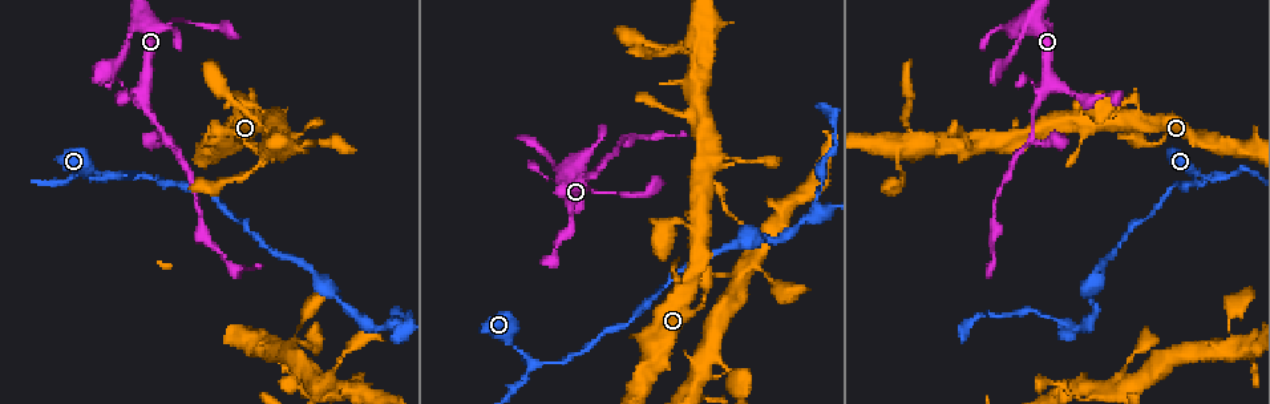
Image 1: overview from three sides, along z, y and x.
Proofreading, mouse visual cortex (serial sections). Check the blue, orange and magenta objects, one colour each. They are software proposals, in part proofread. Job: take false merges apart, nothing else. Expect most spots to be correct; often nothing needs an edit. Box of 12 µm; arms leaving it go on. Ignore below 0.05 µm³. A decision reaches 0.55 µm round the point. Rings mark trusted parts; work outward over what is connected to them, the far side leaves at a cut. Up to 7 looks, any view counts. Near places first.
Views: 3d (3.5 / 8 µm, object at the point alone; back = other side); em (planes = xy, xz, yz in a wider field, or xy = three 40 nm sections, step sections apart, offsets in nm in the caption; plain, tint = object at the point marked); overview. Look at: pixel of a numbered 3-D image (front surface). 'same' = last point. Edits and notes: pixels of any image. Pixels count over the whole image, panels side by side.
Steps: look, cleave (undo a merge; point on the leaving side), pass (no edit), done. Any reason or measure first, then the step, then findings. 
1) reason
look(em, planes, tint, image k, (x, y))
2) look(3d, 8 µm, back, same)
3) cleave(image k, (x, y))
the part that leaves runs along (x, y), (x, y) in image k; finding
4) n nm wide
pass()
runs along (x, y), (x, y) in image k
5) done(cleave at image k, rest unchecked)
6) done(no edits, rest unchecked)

three arms meet
look(3d, 3.5 µm, image 1, (1034, 140))

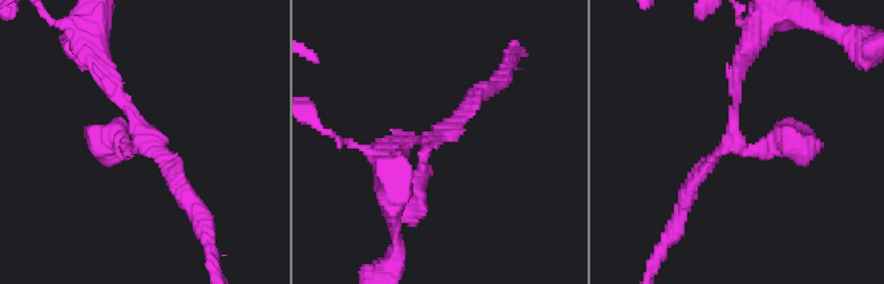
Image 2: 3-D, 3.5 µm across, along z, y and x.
3 arms; arms of 150, 200, 300 nm; now the EM
look(em, xy, step 5, tint, image 2, (137, 133))

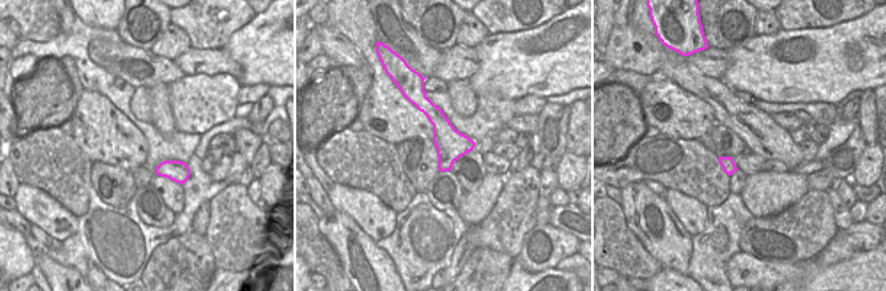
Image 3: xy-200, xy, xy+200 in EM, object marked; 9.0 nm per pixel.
look(em, planes, tint, same)

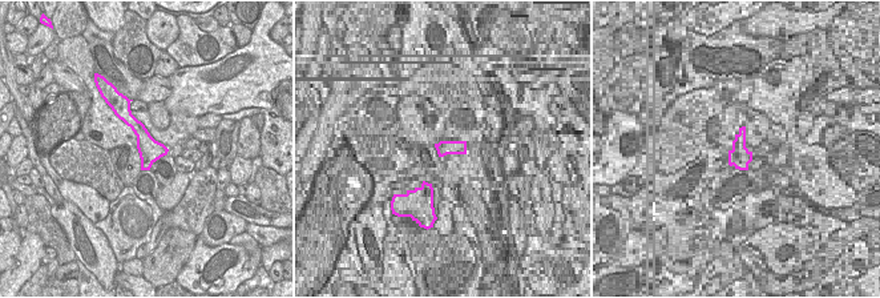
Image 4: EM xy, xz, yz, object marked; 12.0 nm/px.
pass()
runs along (95, 63), (188, 197) in image 2; continuous, no second cell

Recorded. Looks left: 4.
a fork
look(3d, 3.5 µm, image 1, (1218, 177))

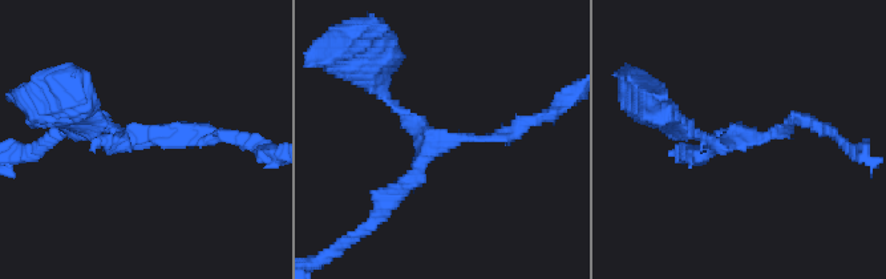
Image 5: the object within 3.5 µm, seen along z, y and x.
look(em, xy, step 1, tint, image 5, (739, 135))

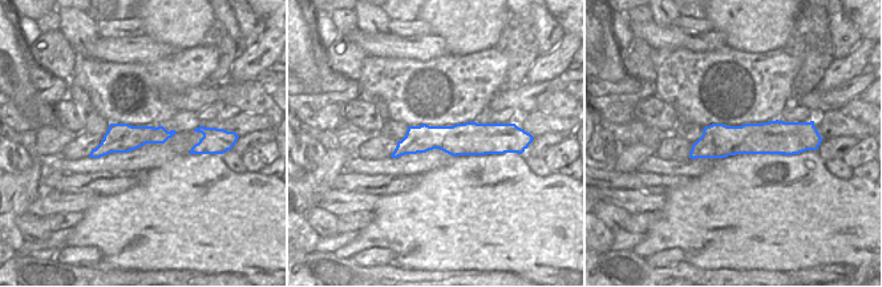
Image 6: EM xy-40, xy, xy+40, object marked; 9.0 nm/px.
arms of 150, 150, 200 nm
pass()
runs along (791, 130), (717, 141), (692, 154) in image 6; all the same cell

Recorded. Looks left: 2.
side arm on a straight run
look(3d, 3.5 µm, image 1, (389, 324))

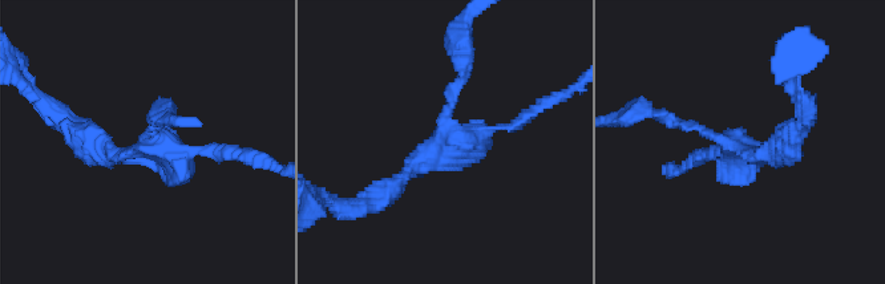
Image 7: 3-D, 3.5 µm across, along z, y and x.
3 arms; arms of 100, 150, 250 nm; need the tissue
look(em, xy, step 3, tint, image 7, (739, 144))

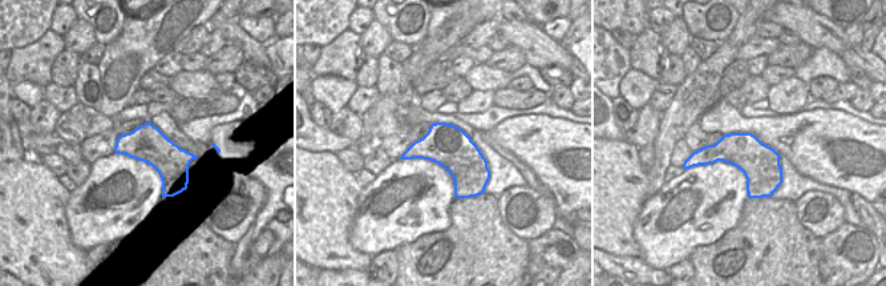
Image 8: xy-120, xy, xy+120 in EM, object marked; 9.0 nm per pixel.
pass()
one cell here

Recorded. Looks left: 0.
done(no edits, rest unchecked)

